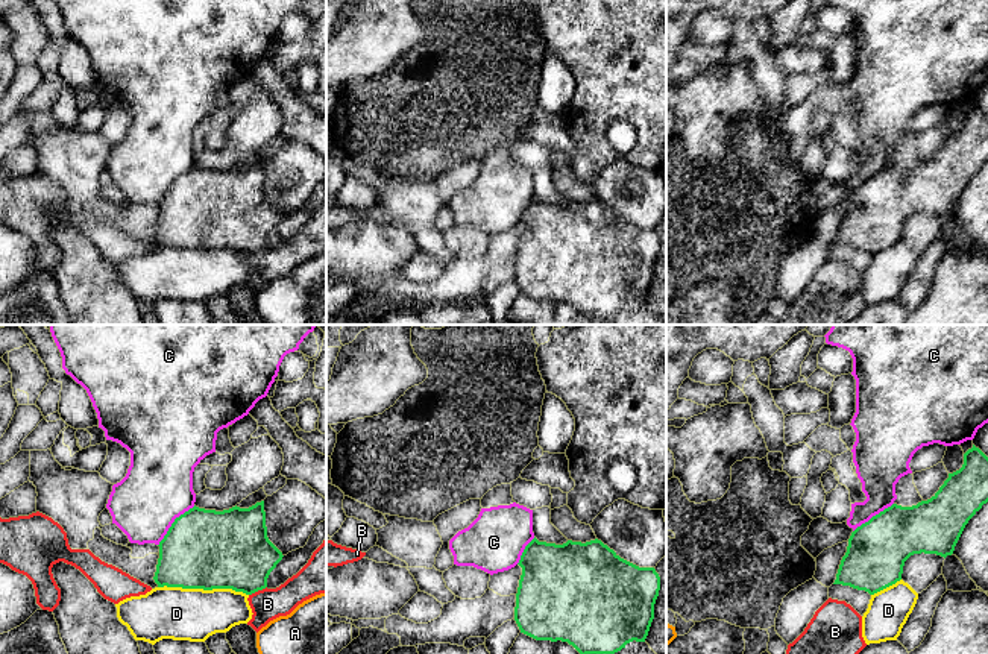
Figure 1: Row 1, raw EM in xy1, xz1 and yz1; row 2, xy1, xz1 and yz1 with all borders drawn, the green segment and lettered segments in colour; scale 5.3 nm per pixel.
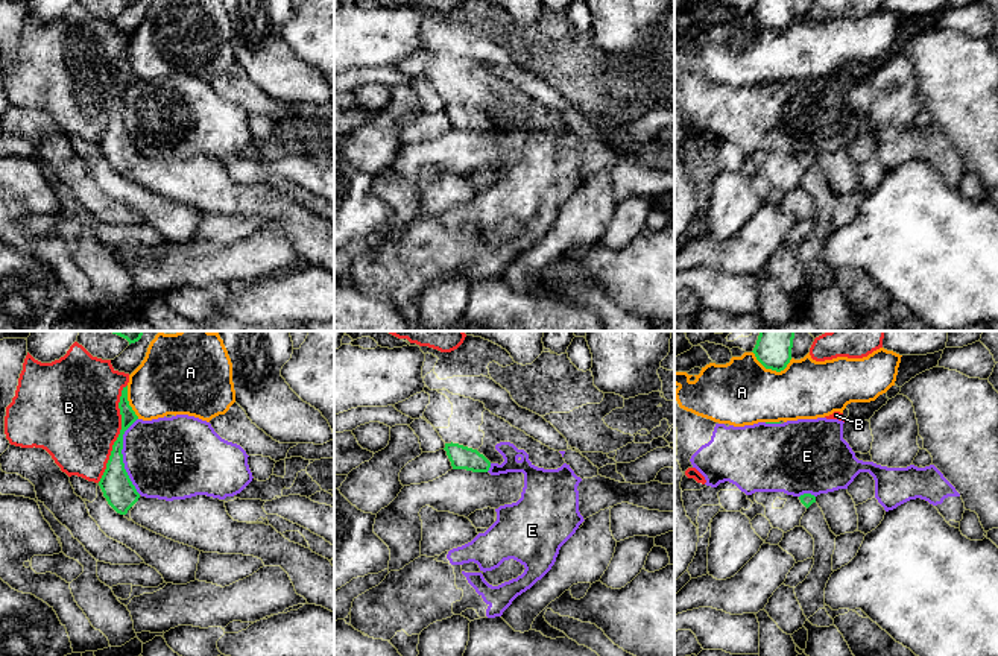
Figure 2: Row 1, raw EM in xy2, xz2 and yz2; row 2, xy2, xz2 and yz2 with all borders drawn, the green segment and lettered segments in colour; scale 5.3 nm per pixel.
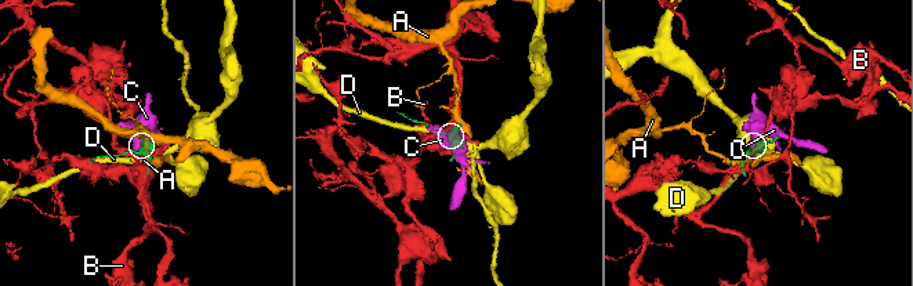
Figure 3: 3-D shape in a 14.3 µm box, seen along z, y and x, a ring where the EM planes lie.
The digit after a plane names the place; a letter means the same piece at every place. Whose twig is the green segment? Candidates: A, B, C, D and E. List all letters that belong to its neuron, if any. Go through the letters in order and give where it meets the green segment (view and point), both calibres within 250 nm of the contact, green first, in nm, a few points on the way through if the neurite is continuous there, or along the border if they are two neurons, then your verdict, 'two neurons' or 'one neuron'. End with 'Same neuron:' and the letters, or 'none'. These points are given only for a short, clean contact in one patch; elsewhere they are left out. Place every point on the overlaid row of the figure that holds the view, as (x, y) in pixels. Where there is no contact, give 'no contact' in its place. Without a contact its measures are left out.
A: meets green in yz2 at (772, 369); 190 nm thick on the green side, 360 nm on the other; two neurons
B: meets green in xy2 at (120, 433); 140 nm thick on the green side, 460 nm on the other; two neurons
C: meets green in xy1 at (173, 522); 420 nm thick on the green side, 360 nm on the other; two neurons
D: meets green in xy1 at (204, 589); 420 nm thick on the green side, 280 nm on the other; two neurons
E: meets green in xy2 at (122, 456); 160 nm thick on the green side, 440 nm on the other; two neurons
Same neuron: none

